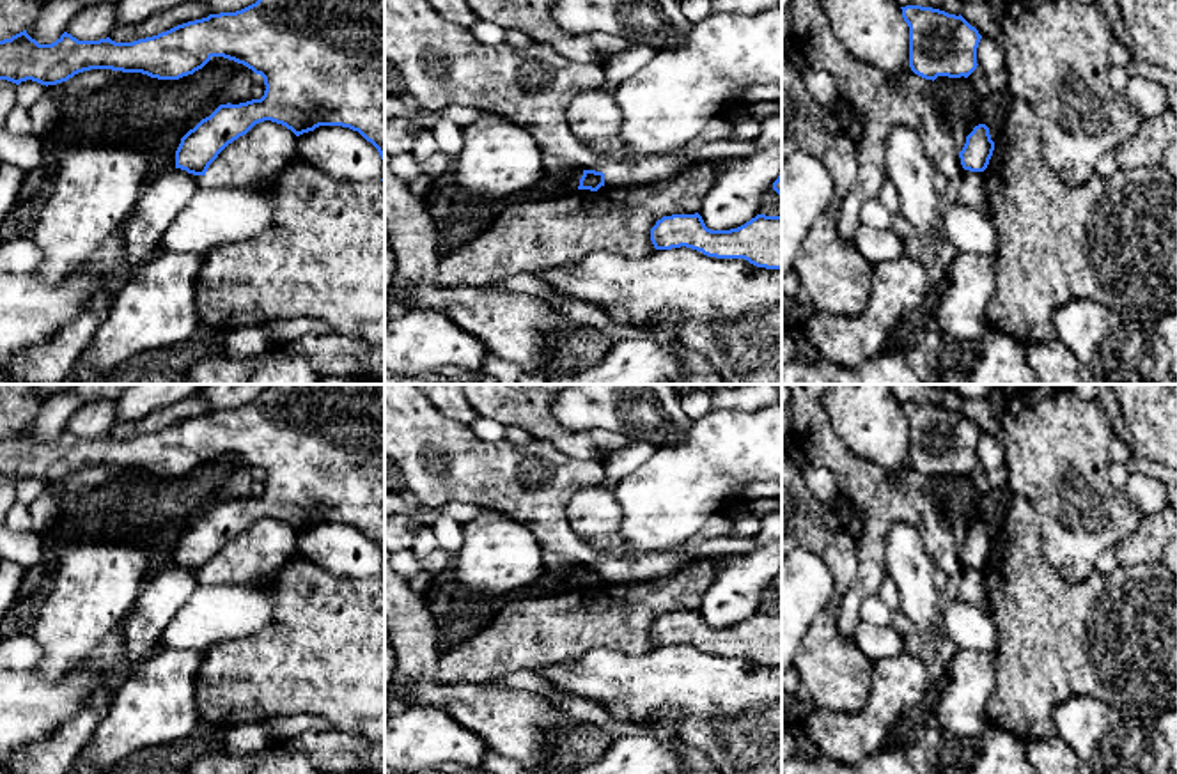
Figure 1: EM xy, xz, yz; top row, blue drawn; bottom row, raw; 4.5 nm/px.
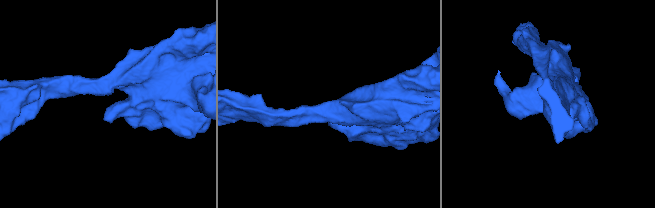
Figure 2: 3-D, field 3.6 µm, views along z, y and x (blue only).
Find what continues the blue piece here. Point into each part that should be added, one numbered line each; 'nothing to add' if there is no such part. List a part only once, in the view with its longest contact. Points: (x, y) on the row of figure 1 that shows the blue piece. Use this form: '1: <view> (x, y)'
nothing to add

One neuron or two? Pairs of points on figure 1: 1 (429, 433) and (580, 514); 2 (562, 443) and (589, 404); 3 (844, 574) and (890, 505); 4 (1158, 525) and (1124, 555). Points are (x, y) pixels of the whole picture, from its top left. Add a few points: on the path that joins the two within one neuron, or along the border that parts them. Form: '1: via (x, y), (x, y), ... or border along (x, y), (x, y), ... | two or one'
1: border along (601, 482), (569, 500), (566, 519), (582, 539) | two
2: border along (552, 402), (552, 411), (564, 427), (612, 433) | two
3: border along (857, 541), (857, 576), (842, 595) | two
4: via (1149, 534), (1133, 549) | one

